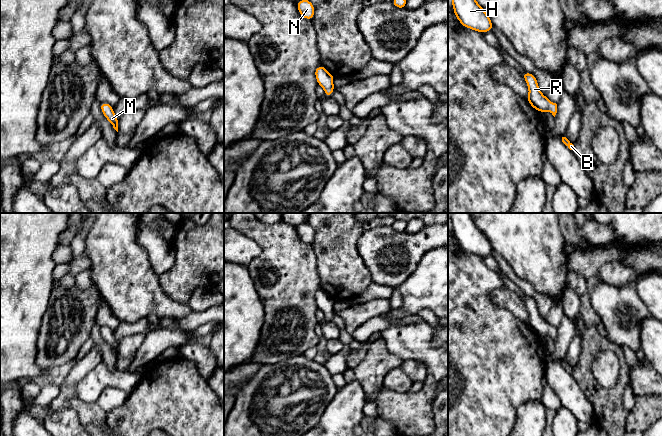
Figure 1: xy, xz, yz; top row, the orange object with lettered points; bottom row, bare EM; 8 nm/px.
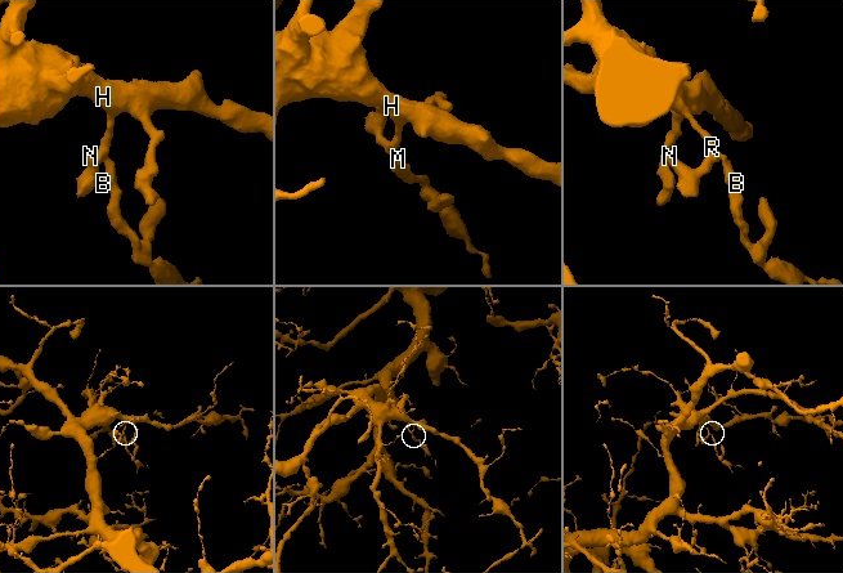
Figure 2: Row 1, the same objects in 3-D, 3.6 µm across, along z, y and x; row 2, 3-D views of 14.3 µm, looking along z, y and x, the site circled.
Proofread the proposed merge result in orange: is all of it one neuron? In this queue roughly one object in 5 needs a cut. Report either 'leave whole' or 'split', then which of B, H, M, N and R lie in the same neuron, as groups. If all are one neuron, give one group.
leave whole | B H M N R

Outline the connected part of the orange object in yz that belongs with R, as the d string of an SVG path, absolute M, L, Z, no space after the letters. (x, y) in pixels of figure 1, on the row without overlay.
M524 296L522 299L529 313L529 318L527 320L529 328L538 336L549 335L555 341L557 337L557 328L551 326L541 317L536 301L528 296Z

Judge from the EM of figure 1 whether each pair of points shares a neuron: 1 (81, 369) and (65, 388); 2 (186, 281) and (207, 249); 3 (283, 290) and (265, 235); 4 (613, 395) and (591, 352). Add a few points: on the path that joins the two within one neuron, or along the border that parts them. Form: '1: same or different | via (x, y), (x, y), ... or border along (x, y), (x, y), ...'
1: same | via (76, 374), (69, 383)
2: same | via (187, 273), (199, 257)
3: same | via (283, 276), (283, 253), (279, 249)
4: same | via (600, 391), (586, 377), (586, 365)

